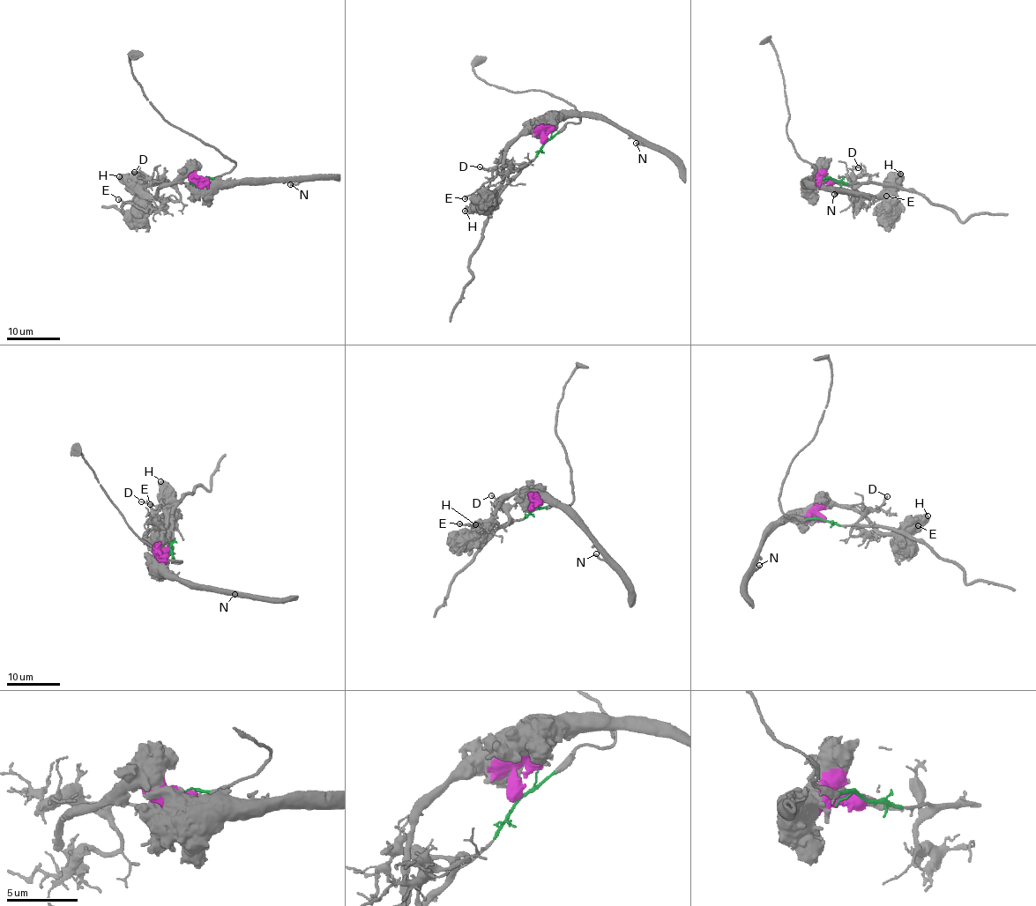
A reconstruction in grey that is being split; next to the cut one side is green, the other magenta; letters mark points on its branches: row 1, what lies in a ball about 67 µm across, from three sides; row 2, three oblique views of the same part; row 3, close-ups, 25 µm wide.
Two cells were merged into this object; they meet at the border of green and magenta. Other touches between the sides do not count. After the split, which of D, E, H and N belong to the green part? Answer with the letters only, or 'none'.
D, E

